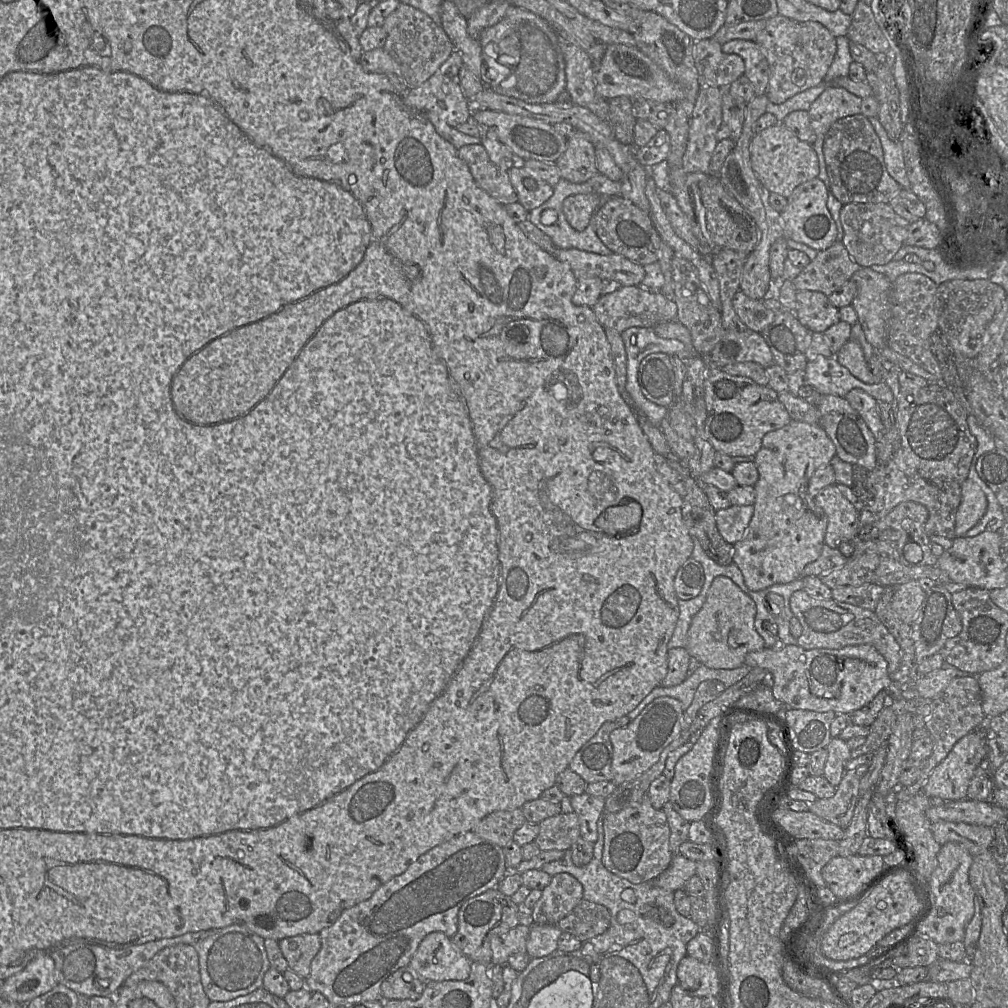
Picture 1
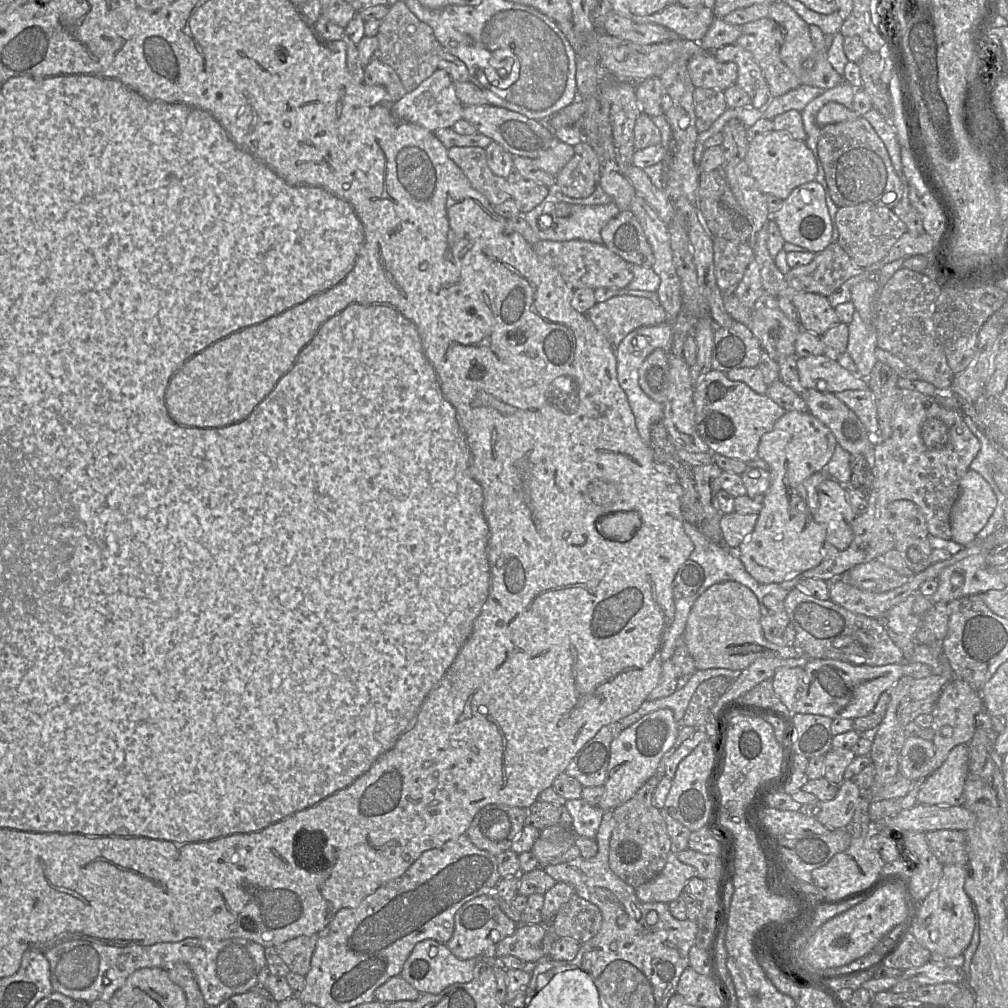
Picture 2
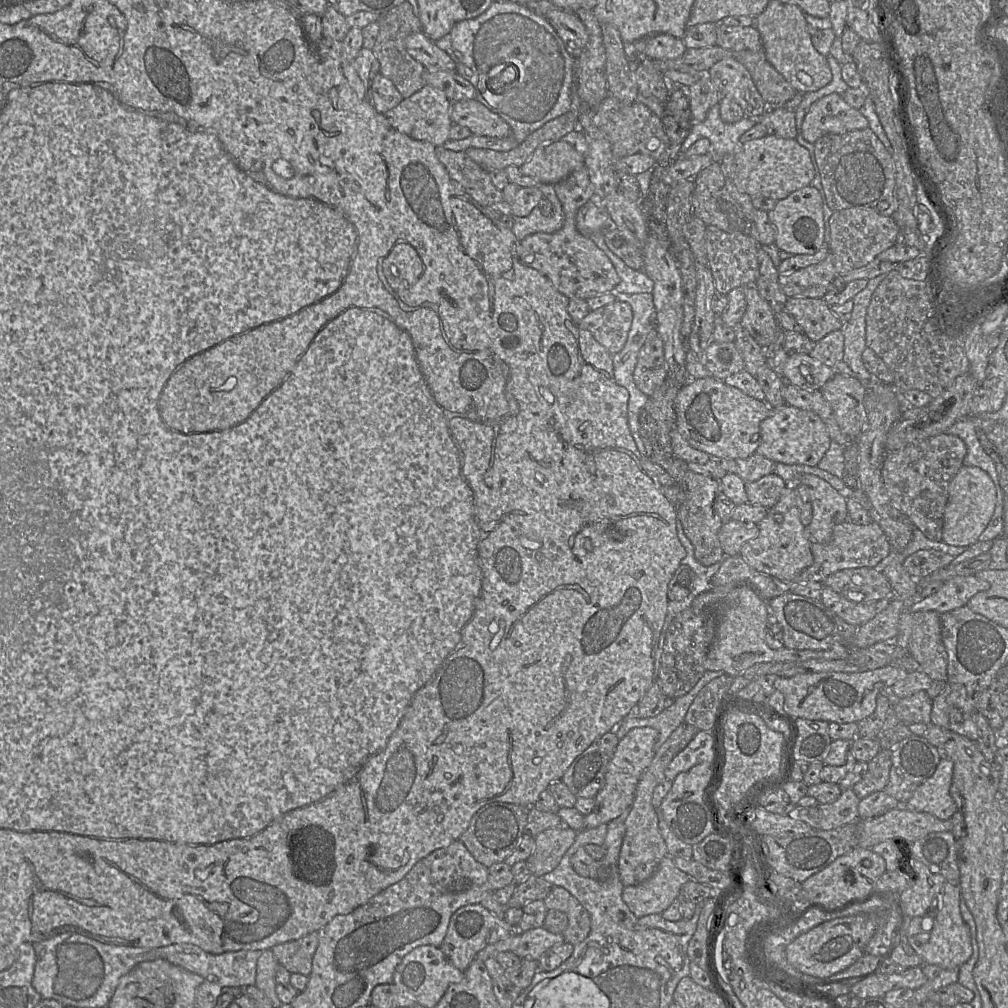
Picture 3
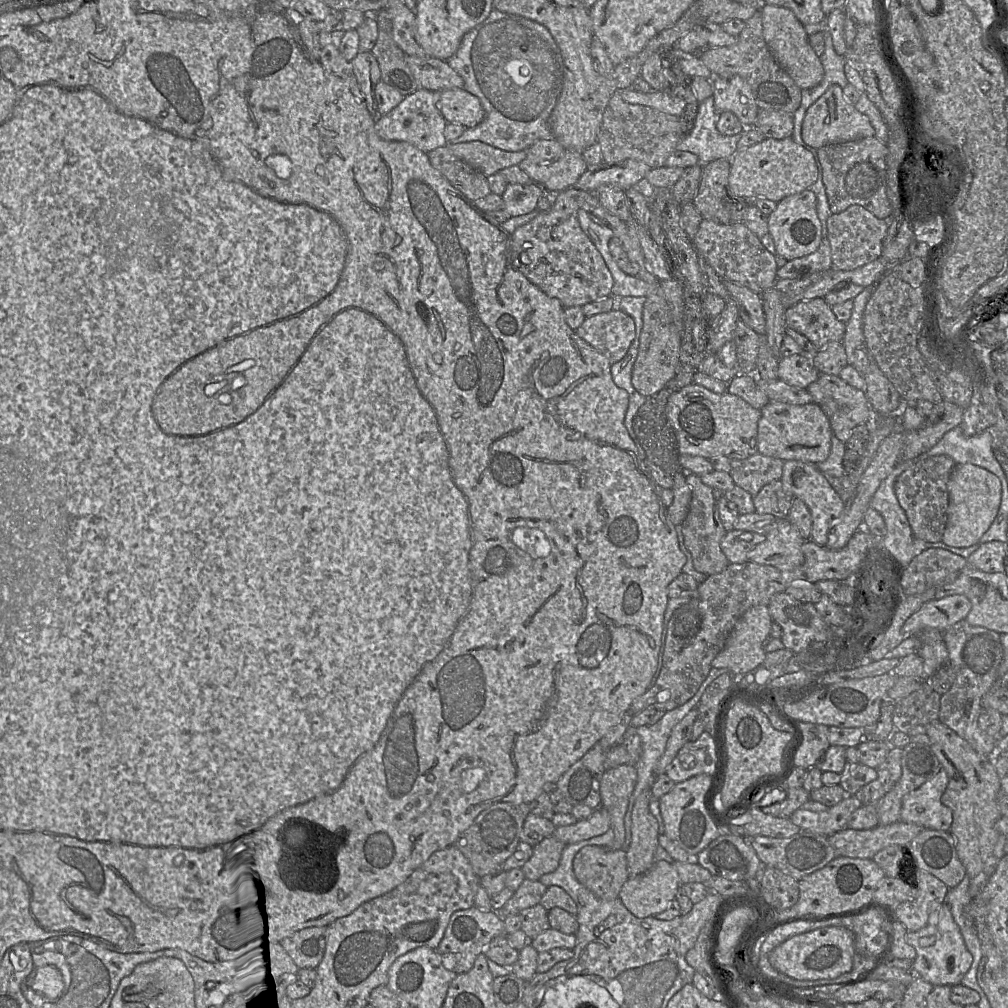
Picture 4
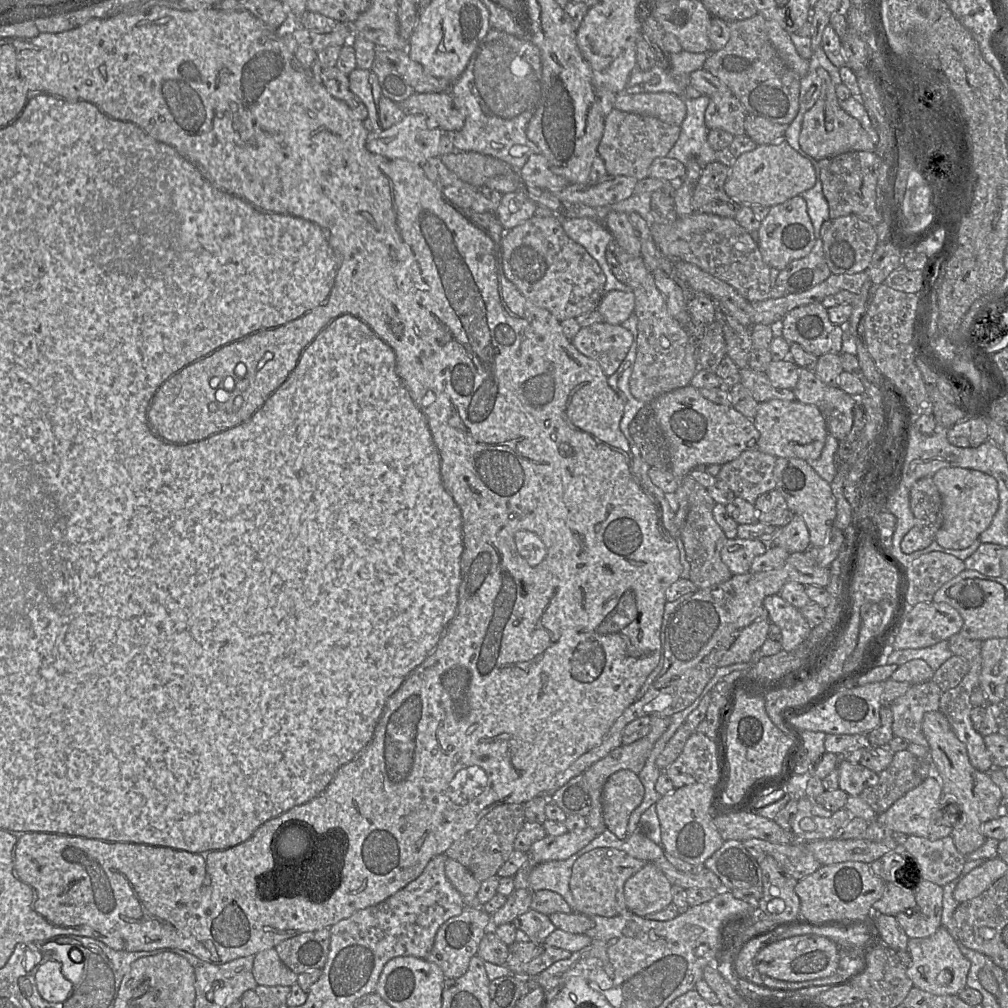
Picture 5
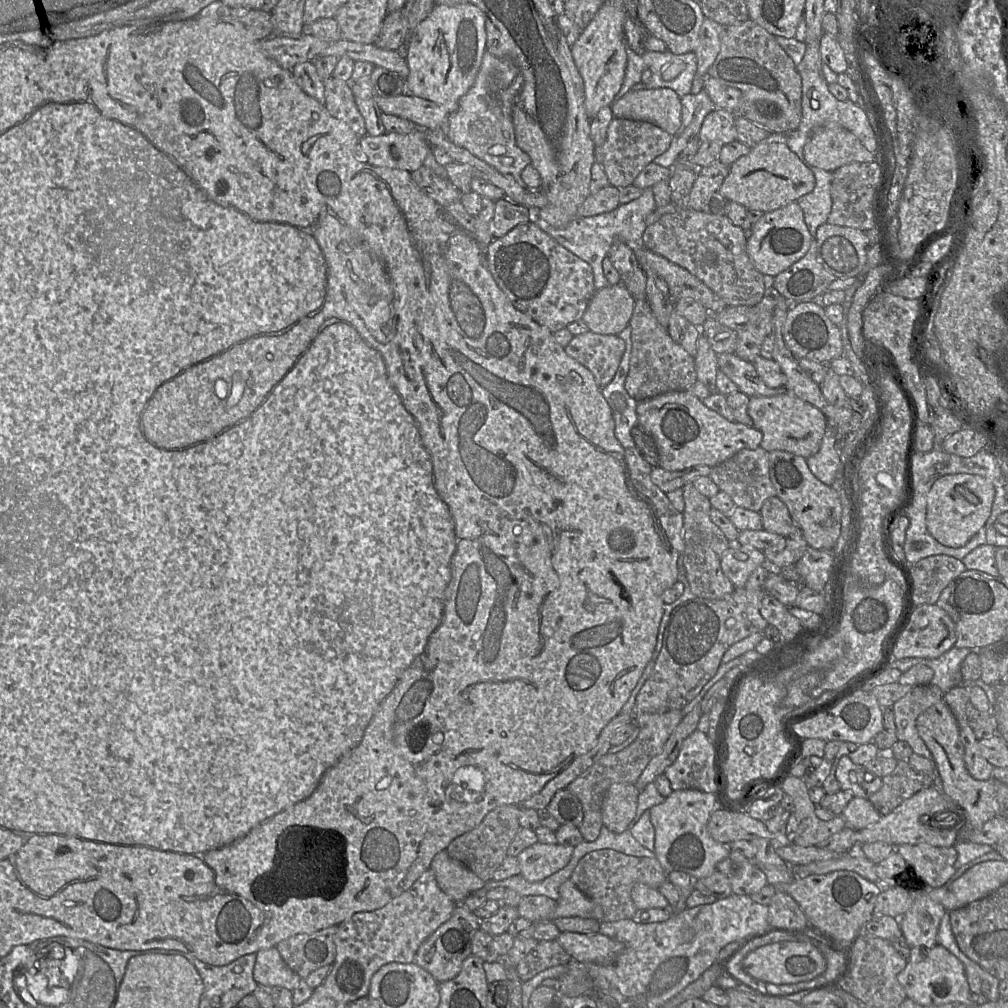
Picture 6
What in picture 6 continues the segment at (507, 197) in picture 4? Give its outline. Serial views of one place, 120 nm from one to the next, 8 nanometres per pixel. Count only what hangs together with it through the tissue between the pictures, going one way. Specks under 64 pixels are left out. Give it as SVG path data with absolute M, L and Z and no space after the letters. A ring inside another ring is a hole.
M506 197L495 201L495 211L492 219L493 238L501 238L516 226L532 222L535 219L535 214L527 207Z

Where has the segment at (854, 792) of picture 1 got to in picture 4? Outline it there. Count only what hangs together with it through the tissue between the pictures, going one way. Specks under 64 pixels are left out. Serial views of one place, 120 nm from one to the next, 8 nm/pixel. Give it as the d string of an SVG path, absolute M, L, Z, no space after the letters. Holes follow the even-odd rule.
M847 795L841 802L826 811L813 812L800 808L790 816L790 819L802 830L829 837L847 828L851 815L860 806L862 804L853 795Z

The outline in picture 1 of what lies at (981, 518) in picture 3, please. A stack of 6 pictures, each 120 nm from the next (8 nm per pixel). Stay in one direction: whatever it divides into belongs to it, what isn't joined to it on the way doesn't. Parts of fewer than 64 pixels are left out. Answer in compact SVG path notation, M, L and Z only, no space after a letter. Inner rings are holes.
M967 478L962 484L961 503L956 513L955 535L966 536L987 511L988 501L982 489Z

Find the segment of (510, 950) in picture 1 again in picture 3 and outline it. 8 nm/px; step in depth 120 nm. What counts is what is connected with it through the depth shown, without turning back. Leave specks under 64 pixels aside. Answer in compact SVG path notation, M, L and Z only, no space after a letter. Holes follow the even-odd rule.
M543 927L519 932L519 944L512 951L522 960L538 961L551 947L564 943L561 934L550 933Z

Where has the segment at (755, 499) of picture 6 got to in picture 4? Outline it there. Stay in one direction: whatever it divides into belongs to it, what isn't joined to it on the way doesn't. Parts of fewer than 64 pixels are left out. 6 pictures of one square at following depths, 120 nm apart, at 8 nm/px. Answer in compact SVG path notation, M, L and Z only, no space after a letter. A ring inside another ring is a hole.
M756 453L743 460L731 460L730 475L736 486L755 496L765 485L780 480L784 461Z

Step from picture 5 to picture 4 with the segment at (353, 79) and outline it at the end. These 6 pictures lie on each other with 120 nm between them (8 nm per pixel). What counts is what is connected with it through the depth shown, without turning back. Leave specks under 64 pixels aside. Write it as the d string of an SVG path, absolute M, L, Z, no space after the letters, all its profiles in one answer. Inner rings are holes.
M359 52L351 62L353 72L361 92L364 95L364 105L374 118L377 118L375 111L374 89L381 80L381 71L376 58L371 52Z

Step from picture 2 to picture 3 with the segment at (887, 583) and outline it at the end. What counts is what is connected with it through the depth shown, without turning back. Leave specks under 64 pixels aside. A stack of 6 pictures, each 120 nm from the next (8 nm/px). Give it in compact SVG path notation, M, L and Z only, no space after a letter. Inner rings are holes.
M880 568L844 569L828 576L823 585L856 603L894 598L890 582Z

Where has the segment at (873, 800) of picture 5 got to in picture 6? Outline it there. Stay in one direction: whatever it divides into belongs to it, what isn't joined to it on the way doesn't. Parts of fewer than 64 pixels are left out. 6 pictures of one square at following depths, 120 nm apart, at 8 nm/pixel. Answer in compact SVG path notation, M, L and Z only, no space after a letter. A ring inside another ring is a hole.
M900 760L893 772L882 778L881 788L868 800L884 816L907 798L932 785L931 777L912 769L908 761Z

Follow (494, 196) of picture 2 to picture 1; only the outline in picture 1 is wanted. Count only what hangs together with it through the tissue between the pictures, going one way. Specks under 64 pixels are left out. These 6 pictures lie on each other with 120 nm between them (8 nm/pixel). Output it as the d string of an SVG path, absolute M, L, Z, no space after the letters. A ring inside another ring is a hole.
M470 144L457 150L468 165L475 183L503 206L518 202L507 170L494 164L482 144Z

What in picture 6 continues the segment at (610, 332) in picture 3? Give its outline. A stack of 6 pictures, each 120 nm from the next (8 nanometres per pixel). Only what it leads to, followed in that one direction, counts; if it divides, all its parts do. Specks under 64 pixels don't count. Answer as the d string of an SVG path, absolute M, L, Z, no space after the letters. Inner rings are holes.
M588 331L573 336L564 350L585 366L593 374L598 386L603 388L613 380L619 368L625 352L625 342L618 335Z

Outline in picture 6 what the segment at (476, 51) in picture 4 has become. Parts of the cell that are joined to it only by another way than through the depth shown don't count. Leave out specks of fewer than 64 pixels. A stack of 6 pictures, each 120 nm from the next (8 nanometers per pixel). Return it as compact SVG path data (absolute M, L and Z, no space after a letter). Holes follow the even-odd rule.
M486 50L474 84L459 100L457 110L449 114L445 133L456 146L469 151L500 173L511 175L526 188L521 173L531 164L531 158L517 146L512 121L513 105L522 85L523 77L514 63L497 58Z

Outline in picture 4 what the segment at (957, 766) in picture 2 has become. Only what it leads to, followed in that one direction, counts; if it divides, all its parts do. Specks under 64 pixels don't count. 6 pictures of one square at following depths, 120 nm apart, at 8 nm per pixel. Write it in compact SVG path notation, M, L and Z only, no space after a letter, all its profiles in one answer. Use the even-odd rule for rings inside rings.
M940 771L903 798L900 820L924 829L950 831L952 810L941 802L948 785L946 771Z

